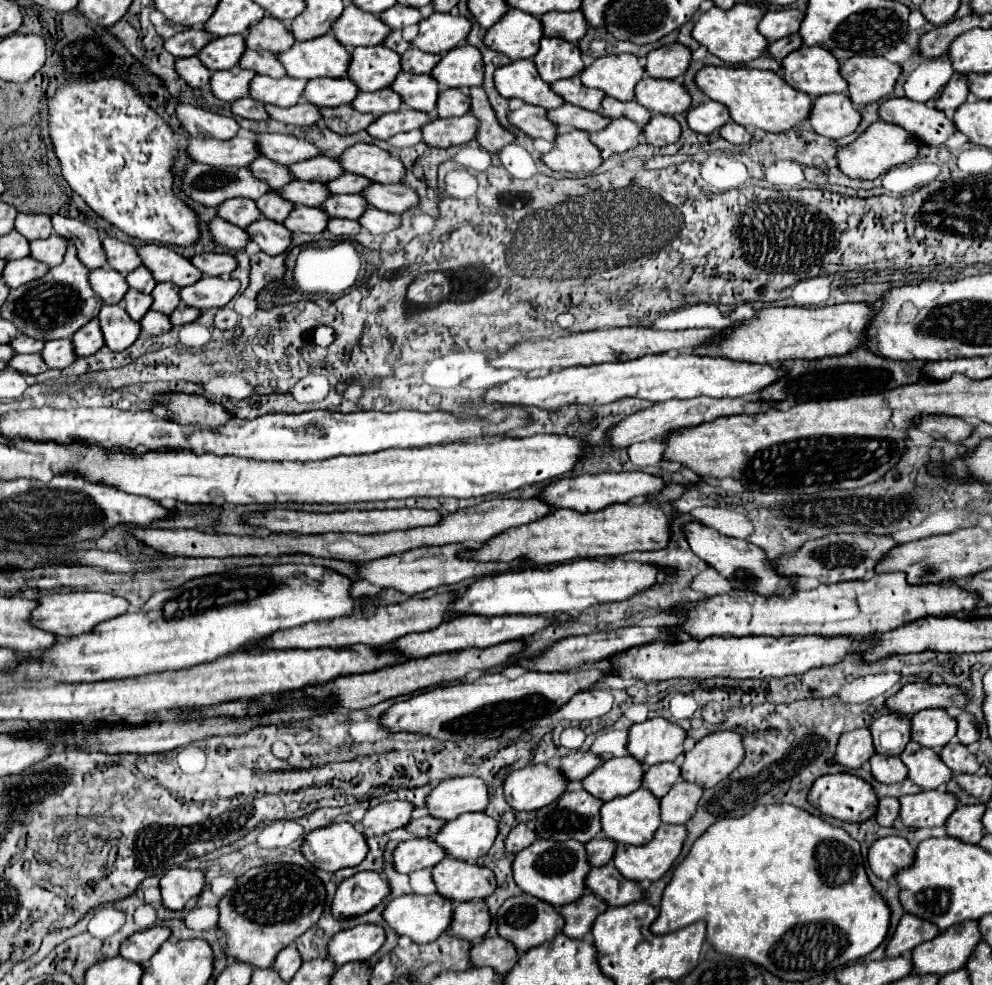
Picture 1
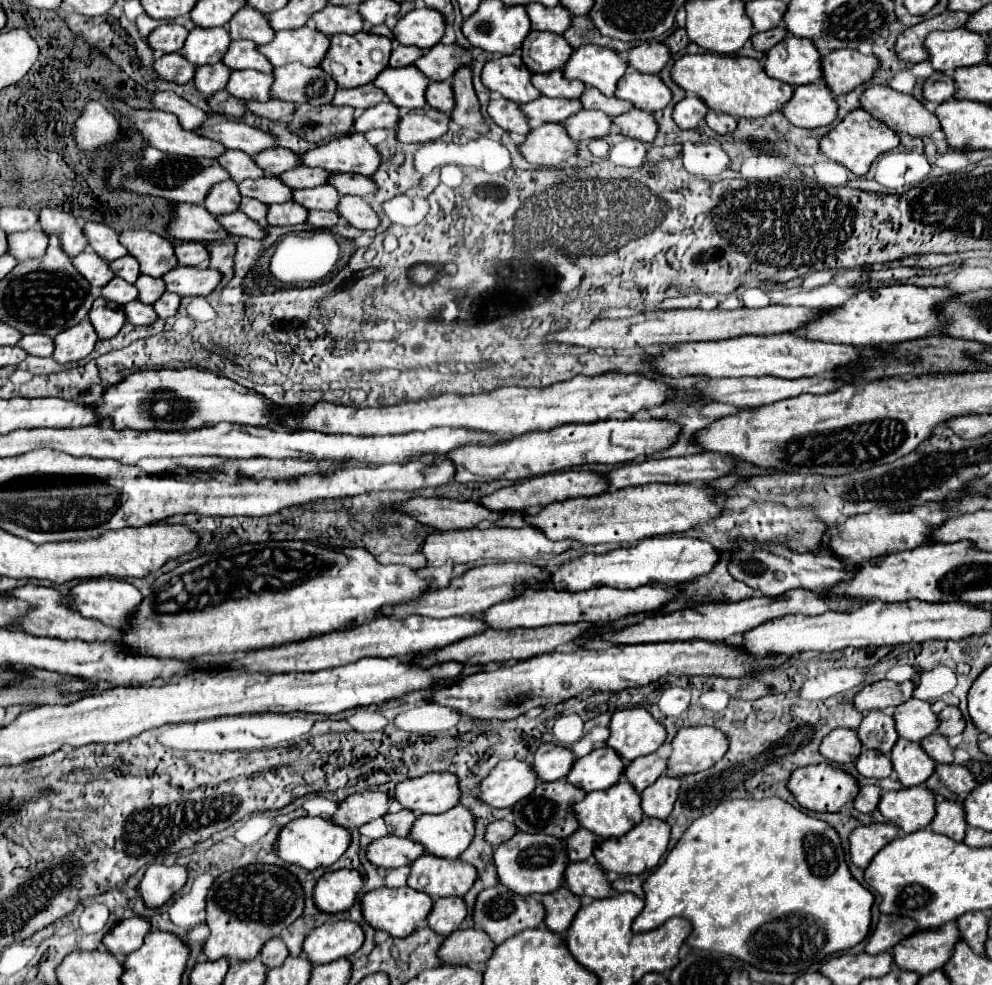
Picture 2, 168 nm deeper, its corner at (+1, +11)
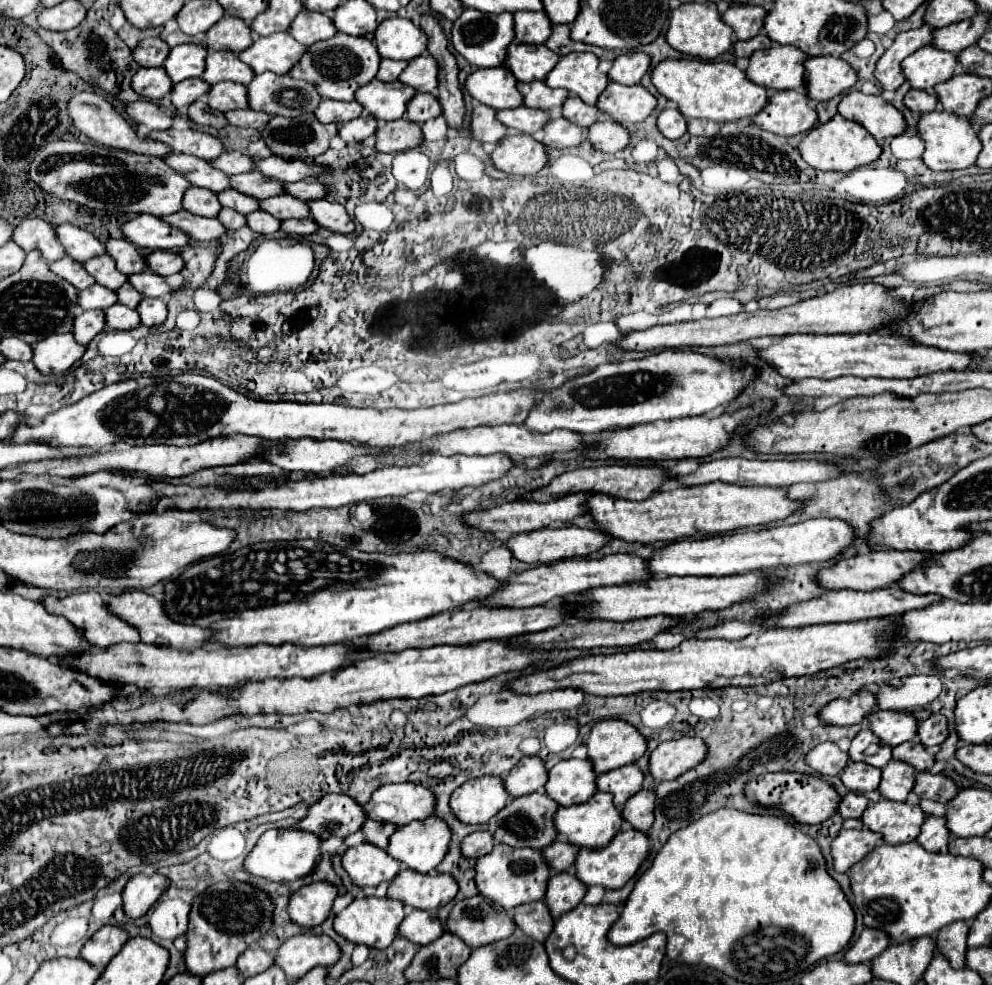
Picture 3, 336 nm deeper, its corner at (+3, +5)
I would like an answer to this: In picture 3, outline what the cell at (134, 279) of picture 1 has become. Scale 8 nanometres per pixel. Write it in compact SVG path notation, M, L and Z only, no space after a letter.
M103 255L103 257L95 257L95 259L89 259L85 263L85 269L89 271L89 275L95 277L95 281L107 289L113 289L117 291L123 283L127 283L127 275L119 273L117 267L115 267L115 259L111 259L109 255Z

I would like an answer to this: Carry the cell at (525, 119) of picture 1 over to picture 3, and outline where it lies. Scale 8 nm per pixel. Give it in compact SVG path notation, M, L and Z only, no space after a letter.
M475 105L471 119L471 135L483 143L499 143L507 135L507 127L495 119L493 107Z

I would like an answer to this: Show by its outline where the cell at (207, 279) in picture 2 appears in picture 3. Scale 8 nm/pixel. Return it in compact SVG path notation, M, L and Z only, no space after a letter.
M143 271L141 275L129 275L129 283L145 297L163 297L163 295L169 295L181 289L181 287L171 287L165 281L165 277L155 275L153 271Z

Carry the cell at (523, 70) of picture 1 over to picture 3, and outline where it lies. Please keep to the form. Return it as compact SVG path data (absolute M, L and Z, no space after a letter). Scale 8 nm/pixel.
M507 67L479 69L467 77L467 91L473 99L501 111L521 107L523 97L517 89L517 79Z

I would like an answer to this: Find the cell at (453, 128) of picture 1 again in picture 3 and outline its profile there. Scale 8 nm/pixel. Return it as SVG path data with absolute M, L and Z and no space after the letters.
M395 119L385 121L377 129L377 151L383 153L397 153L405 149L415 149L423 143L423 131L421 125L411 123L409 119Z

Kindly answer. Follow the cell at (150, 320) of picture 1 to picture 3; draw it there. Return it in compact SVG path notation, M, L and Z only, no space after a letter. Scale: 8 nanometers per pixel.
M115 305L115 307L109 307L105 311L105 317L107 317L107 329L117 329L117 331L129 331L129 329L135 329L141 325L141 319L139 319L139 313L131 307L123 307L123 305Z

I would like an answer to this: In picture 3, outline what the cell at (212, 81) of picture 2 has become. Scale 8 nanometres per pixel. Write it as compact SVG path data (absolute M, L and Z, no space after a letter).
M185 79L183 83L175 83L171 91L171 101L175 107L191 105L195 99L203 97L205 91L209 91L211 85L203 83L203 79Z

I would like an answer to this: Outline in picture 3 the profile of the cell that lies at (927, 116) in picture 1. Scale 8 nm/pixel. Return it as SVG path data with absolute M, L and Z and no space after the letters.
M851 91L841 99L839 113L847 119L855 119L877 141L893 139L907 131L907 121L903 113L877 95L863 95L861 91Z

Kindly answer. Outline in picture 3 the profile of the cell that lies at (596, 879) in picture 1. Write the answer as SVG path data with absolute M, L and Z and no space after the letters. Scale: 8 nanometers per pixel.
M555 873L547 883L545 901L551 909L551 915L559 919L565 911L571 911L571 907L577 907L587 893L587 887L575 879L573 873Z

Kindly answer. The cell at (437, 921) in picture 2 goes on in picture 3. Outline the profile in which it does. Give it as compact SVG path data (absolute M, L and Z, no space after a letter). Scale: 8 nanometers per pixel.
M413 911L405 917L399 931L409 941L419 943L419 945L427 945L427 943L439 939L439 935L443 935L443 925L429 911Z

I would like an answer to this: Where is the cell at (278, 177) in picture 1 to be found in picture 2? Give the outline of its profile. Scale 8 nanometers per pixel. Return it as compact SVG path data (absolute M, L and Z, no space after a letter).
M225 151L221 157L217 157L217 163L229 173L231 181L241 183L243 179L257 179L263 175L261 167L253 165L253 157L241 151Z

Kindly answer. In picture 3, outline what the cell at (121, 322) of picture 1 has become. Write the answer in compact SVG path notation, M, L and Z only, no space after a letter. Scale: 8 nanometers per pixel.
M83 311L75 317L75 341L89 345L103 329L105 329L105 313L103 311Z

